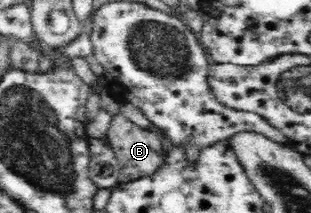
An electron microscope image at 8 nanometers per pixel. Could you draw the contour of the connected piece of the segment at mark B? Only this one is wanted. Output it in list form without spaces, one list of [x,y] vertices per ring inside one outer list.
[[[119,116],[112,118],[106,137],[121,165],[120,182],[140,179],[158,171],[161,145],[155,132]]]

